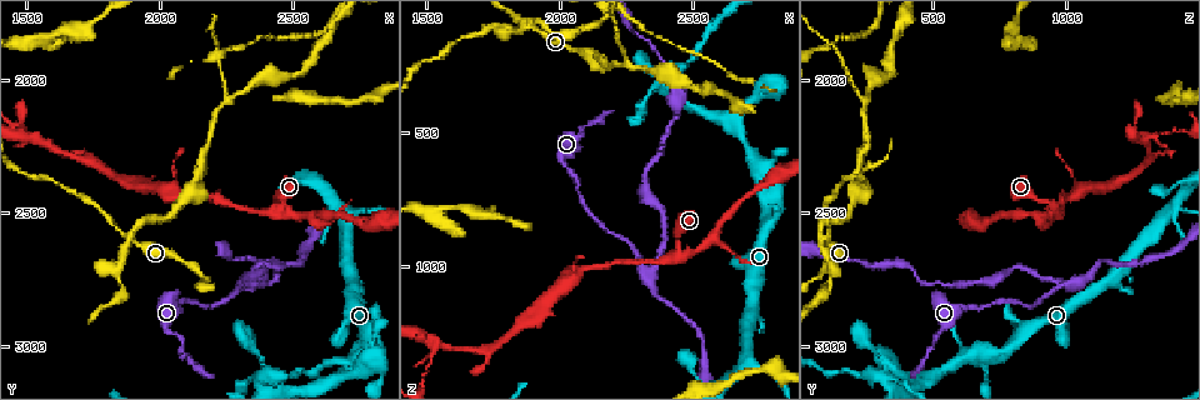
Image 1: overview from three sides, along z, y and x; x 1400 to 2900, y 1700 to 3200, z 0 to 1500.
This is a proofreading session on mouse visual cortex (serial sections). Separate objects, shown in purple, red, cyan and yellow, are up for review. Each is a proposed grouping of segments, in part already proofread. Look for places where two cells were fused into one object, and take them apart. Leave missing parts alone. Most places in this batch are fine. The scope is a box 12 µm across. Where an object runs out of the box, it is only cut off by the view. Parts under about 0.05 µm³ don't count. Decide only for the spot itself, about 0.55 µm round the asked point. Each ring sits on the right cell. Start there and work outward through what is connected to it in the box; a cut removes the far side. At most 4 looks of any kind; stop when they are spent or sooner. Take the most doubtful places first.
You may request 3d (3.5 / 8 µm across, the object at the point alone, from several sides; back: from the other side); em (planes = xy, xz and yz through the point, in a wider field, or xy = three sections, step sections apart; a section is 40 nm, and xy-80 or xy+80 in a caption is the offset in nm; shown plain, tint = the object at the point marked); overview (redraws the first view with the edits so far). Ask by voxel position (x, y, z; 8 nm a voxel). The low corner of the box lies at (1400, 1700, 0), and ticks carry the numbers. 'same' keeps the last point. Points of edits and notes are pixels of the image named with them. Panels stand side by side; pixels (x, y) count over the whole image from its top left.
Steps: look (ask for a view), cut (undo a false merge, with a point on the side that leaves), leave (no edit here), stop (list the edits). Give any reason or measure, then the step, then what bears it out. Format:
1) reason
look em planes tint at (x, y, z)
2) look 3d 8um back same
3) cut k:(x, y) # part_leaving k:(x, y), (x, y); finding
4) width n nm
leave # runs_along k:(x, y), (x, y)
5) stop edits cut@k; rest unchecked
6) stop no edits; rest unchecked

sharp bend
look 3d 3.5um at (2440, 2460, 930)

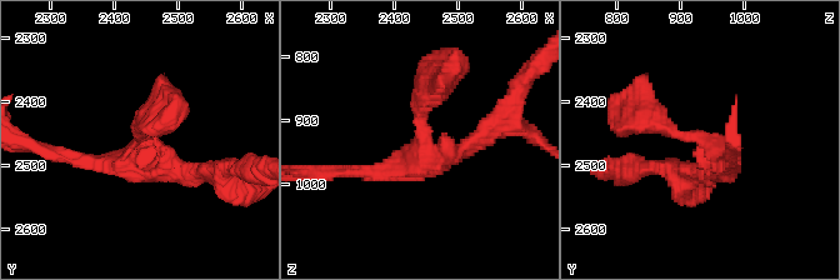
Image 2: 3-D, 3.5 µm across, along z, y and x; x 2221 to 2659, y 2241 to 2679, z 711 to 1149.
leave # runs_along 2:(443, 78), (409, 164), (359, 173); one cell here

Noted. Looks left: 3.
abrupt turn
look 3d 3.5um at (2330, 2780, 1020)

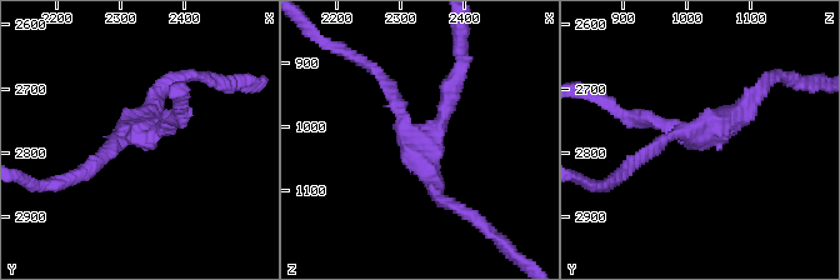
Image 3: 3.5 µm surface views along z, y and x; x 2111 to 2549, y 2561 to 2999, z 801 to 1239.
arms 3; arm_widths 150, 200, 250 nm; now the EM
look em xy step 1 tint at (2330, 2770, 1020)

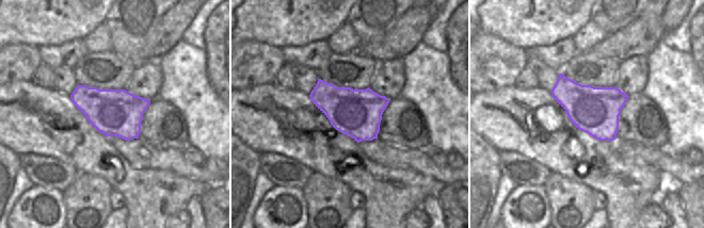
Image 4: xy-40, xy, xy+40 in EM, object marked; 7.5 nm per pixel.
leave # runs_along 3:(103, 156), (180, 119); one cell here

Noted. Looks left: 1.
stop no edits; rest unchecked

